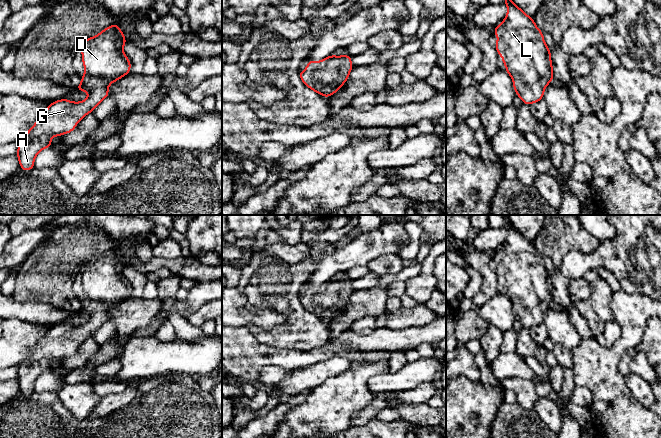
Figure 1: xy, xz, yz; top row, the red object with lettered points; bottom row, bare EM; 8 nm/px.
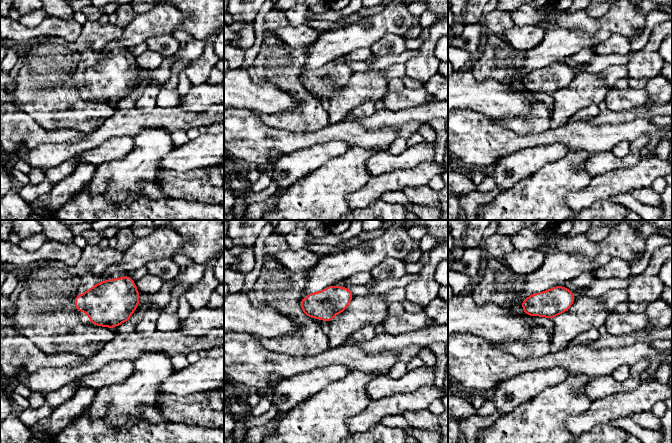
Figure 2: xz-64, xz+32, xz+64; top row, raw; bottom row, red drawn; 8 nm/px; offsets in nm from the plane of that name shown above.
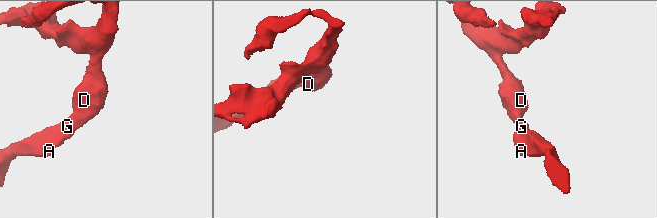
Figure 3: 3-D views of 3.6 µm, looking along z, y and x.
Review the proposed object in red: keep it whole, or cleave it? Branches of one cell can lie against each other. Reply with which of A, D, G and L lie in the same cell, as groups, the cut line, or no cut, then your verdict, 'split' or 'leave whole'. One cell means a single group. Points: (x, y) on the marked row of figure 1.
A D G L; no cut; leave whole

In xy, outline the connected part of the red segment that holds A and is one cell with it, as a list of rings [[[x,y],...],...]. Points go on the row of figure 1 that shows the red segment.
[[[114,23],[81,43],[85,74],[76,89],[87,91],[89,96],[83,102],[62,99],[48,106],[19,141],[17,157],[22,170],[33,169],[36,155],[42,149],[53,146],[52,136],[60,137],[72,132],[85,115],[109,96],[109,85],[130,73],[131,64],[123,52],[126,42],[122,30]]]

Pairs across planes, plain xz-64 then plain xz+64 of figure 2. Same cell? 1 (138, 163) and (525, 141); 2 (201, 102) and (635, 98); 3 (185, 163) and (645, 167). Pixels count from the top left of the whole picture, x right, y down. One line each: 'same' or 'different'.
1: different
2: same
3: different

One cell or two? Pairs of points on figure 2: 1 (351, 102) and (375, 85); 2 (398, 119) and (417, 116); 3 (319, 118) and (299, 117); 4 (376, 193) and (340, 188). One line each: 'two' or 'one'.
1: one
2: one
3: one
4: two

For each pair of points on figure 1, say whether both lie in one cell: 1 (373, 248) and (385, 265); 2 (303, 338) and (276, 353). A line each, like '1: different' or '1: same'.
1: different
2: different

